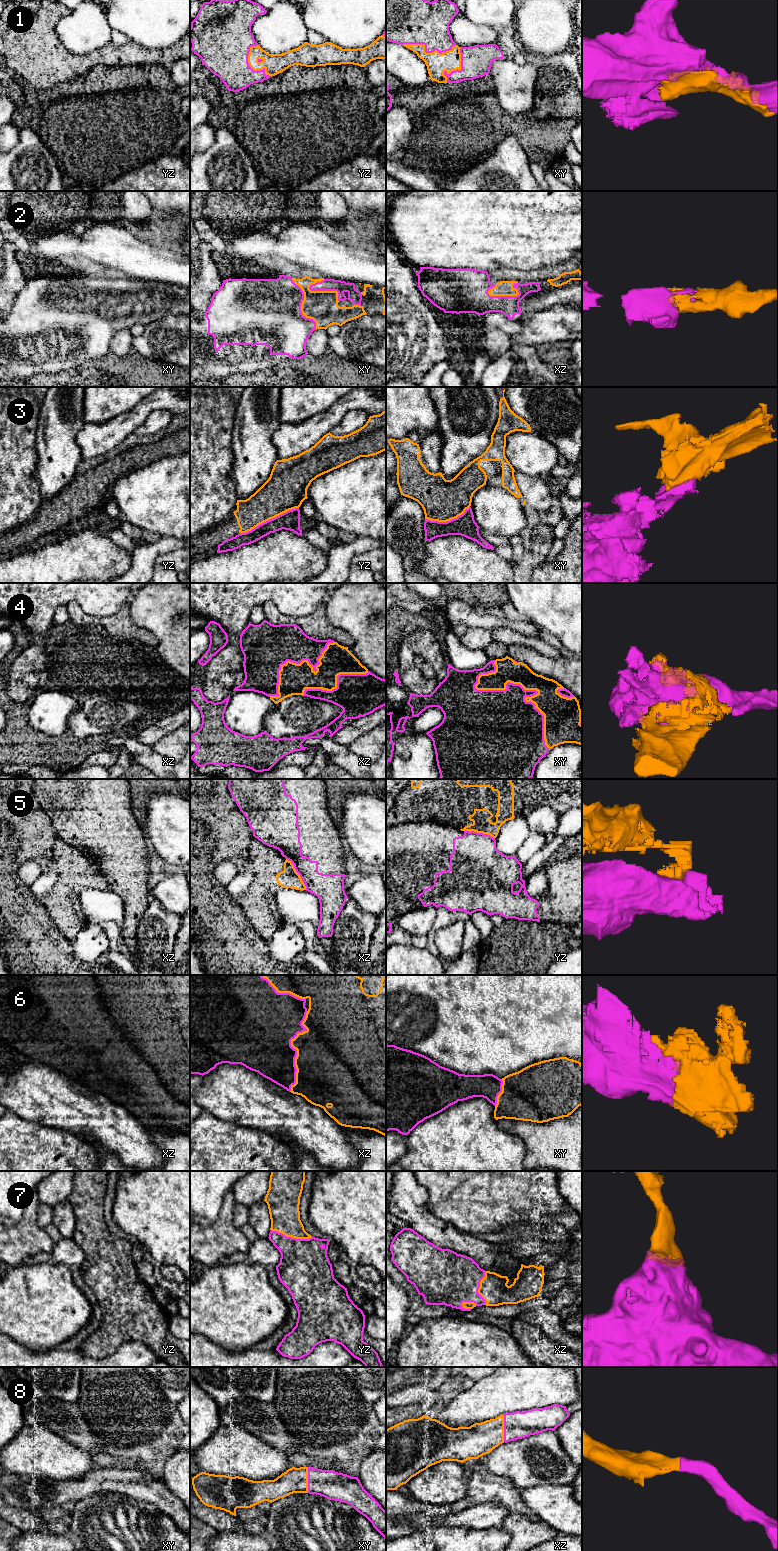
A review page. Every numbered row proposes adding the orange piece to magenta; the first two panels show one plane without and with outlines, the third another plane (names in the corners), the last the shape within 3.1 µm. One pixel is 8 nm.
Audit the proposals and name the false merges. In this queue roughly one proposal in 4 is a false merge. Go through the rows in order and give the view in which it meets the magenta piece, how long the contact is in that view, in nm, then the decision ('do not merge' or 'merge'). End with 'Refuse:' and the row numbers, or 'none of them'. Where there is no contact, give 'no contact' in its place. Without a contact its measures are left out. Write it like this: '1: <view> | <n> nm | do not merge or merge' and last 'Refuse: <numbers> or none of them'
1: xy | 440 nm | merge
2: xz | 260 nm | merge
3: yz | 500 nm | merge
4: xy | 850 nm | merge
5: xz | 300 nm | do not merge
6: xz | 650 nm | merge
7: yz | 340 nm | merge
8: xz | 220 nm | merge
Refuse: 5

